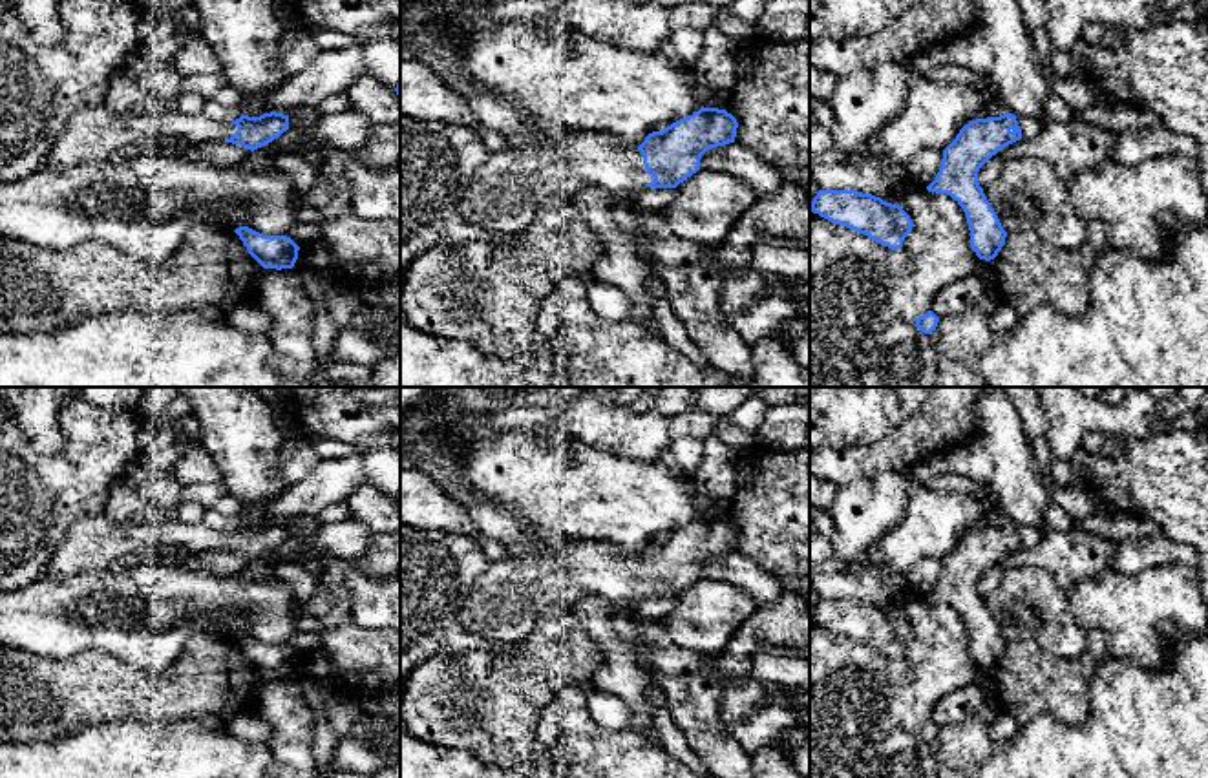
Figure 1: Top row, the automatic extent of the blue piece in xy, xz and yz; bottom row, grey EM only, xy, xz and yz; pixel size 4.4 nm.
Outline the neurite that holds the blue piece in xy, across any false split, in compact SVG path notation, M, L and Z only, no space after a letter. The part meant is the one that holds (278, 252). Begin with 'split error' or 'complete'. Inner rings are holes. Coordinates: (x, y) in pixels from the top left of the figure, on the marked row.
complete; M239 226L234 232L263 268L281 270L294 267L300 247L291 237L263 236L249 226Z

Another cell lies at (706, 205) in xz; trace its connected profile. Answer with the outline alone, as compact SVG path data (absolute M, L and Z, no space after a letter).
M698 170L674 188L673 201L660 212L676 236L715 248L758 197L755 188L735 175Z

